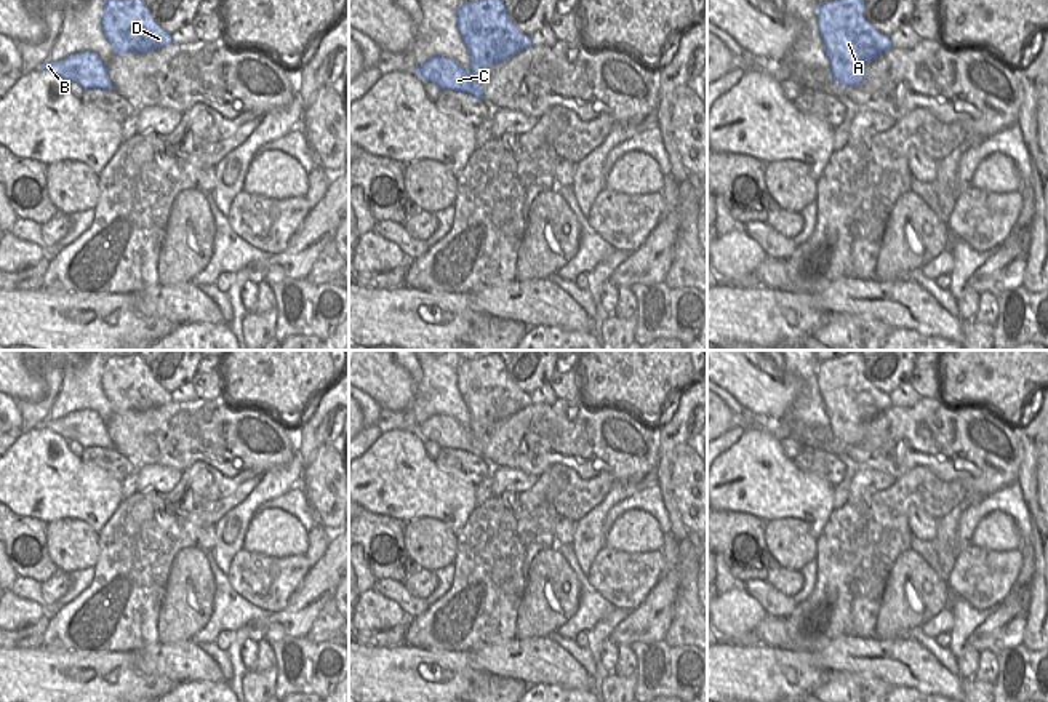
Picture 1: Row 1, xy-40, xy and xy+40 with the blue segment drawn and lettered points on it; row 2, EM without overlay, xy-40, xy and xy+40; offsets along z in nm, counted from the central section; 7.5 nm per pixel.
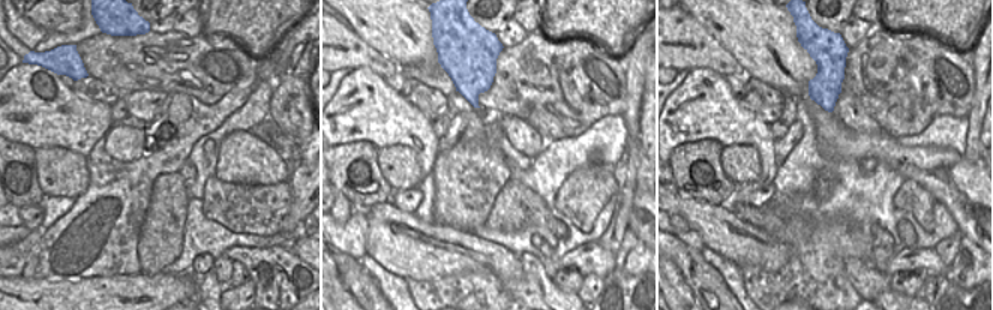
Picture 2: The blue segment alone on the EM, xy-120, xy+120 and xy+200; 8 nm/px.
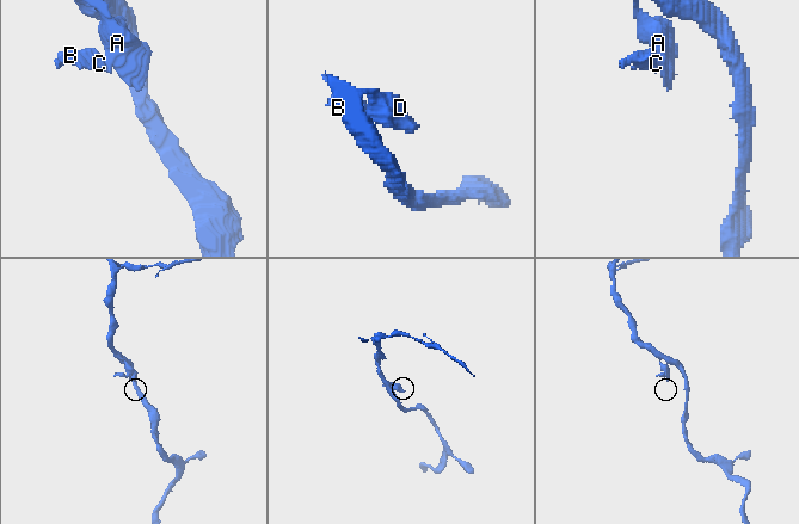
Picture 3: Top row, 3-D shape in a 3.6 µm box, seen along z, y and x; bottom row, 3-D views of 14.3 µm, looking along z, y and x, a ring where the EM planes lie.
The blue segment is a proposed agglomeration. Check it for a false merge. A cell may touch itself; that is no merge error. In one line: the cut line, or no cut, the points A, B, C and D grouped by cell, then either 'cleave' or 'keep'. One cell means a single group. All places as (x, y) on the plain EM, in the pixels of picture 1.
no cut; A B C D; keep

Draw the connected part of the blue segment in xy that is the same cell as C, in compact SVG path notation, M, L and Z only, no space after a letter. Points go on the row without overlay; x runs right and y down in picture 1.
M496 352L461 361L456 382L469 409L469 427L462 427L451 416L435 414L414 427L414 432L440 448L482 457L482 441L488 429L530 406L531 398L512 382L504 360Z

